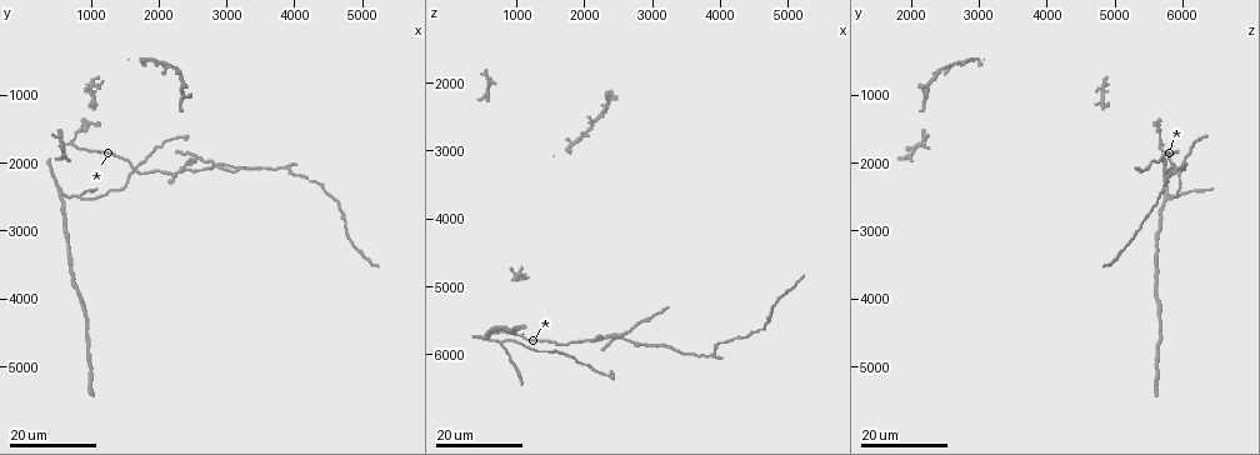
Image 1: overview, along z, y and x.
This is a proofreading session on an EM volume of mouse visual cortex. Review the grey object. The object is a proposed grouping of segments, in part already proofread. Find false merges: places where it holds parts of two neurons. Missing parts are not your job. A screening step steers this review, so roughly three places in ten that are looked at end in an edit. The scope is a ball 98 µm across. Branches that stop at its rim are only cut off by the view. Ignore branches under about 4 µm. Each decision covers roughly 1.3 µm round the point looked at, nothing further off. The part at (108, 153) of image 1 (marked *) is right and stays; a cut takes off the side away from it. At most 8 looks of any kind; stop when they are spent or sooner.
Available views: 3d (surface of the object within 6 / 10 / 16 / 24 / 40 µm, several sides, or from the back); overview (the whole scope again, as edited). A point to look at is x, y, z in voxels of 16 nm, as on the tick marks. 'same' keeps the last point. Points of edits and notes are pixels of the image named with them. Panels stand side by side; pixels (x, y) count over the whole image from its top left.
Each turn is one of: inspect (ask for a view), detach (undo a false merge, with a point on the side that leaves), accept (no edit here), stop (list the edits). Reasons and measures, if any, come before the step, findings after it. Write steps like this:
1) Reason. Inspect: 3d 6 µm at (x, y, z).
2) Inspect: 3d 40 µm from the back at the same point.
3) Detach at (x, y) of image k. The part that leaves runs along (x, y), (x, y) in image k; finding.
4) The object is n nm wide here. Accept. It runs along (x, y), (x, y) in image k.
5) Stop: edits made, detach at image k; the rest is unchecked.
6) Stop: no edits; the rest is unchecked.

Three arms meet. Inspect: 3d 24 µm at (800, 2500, 5850).

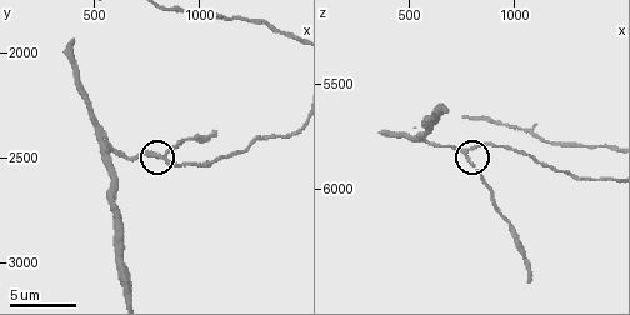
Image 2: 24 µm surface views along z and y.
Inspect: 3d 10 µm at (770, 2480, 5840).

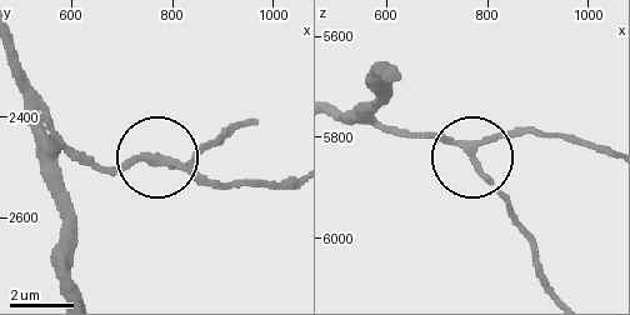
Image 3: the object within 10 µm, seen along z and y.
3 arms meet here. Accept. It runs along (293, 178), (211, 186), (160, 159), (200, 156) in image 3; all the same neuron.

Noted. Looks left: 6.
Three arms meet. Inspect: 3d 24 µm at (1600, 2100, 5800).

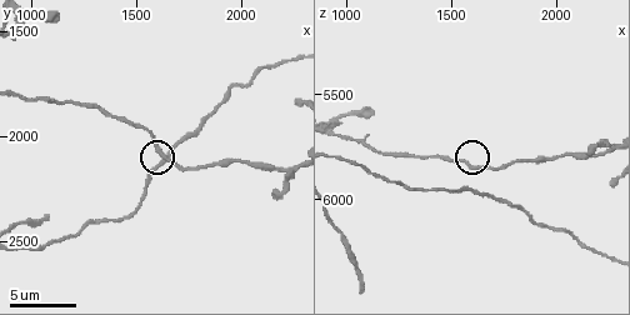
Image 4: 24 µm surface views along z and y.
Closer look. Inspect: 3d 6 µm at (1620, 2100, 5830).

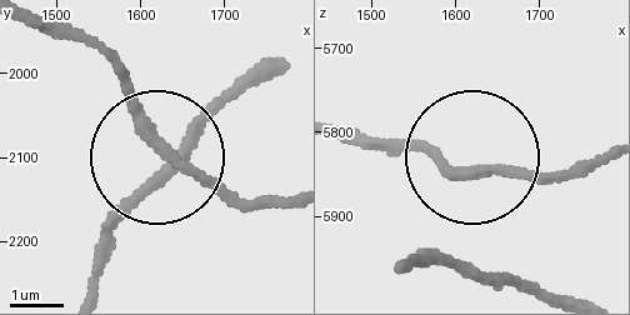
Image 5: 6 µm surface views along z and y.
The side arm is 76 µm long. Accept. It runs along (58, 23), (111, 68), (161, 175) in image 5; one neuron here.

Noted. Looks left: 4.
A fork. Inspect: 3d 24 µm at (2350, 2100, 5700).

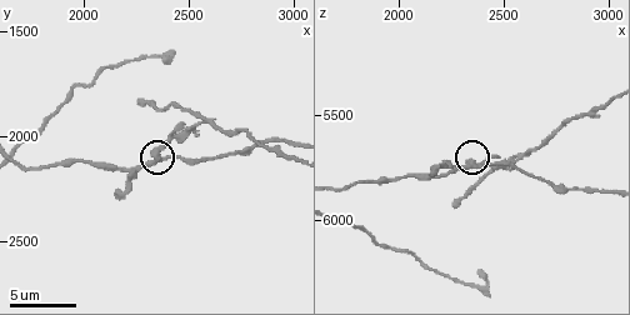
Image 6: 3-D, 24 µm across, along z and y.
Zoom in. Inspect: 3d 6 µm at (2350, 2100, 5740).

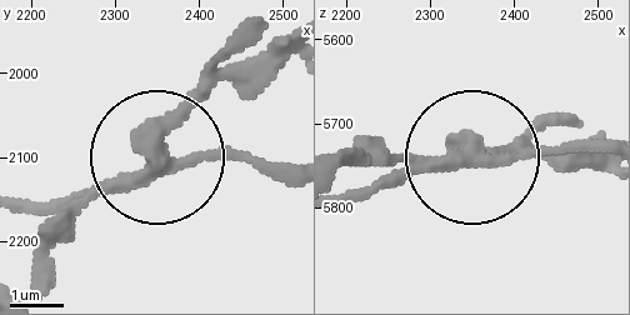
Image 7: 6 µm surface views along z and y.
The object is 310 nm wide here. Detach at (66, 233) of image 7. The part that leaves runs along (135, 171), (211, 95), (291, 55) in image 7; two neurons meet here.

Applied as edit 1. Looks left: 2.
Looks like a crossing. Inspect: 3d 24 µm at (1000, 1100, 4800).

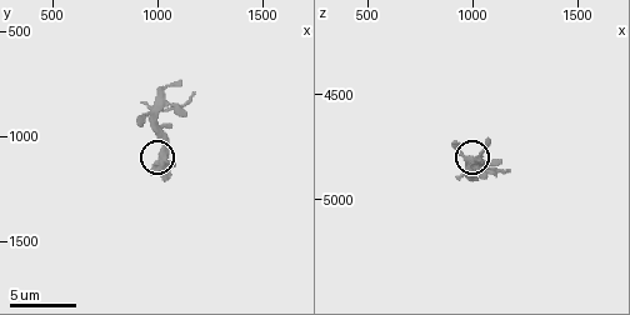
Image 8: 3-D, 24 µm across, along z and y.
Inspect: 3d 10 µm at the same point.

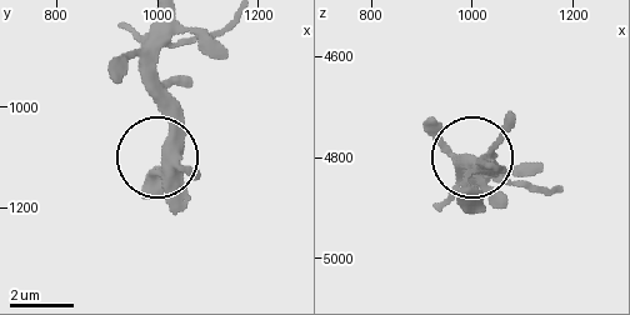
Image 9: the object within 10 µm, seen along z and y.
The object is 390 nm wide here. Accept. Continuous, no second neuron.

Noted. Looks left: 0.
Stop: edits made, detach at image 7; the rest is unchecked.

